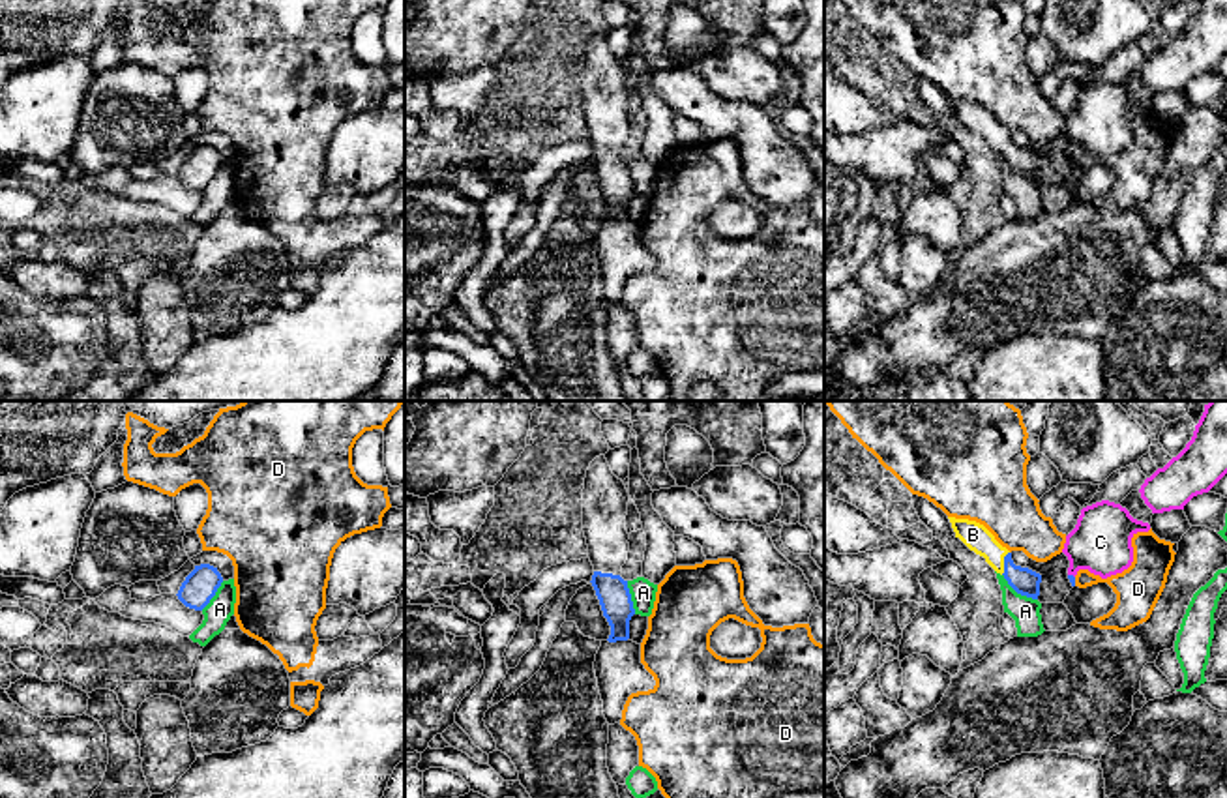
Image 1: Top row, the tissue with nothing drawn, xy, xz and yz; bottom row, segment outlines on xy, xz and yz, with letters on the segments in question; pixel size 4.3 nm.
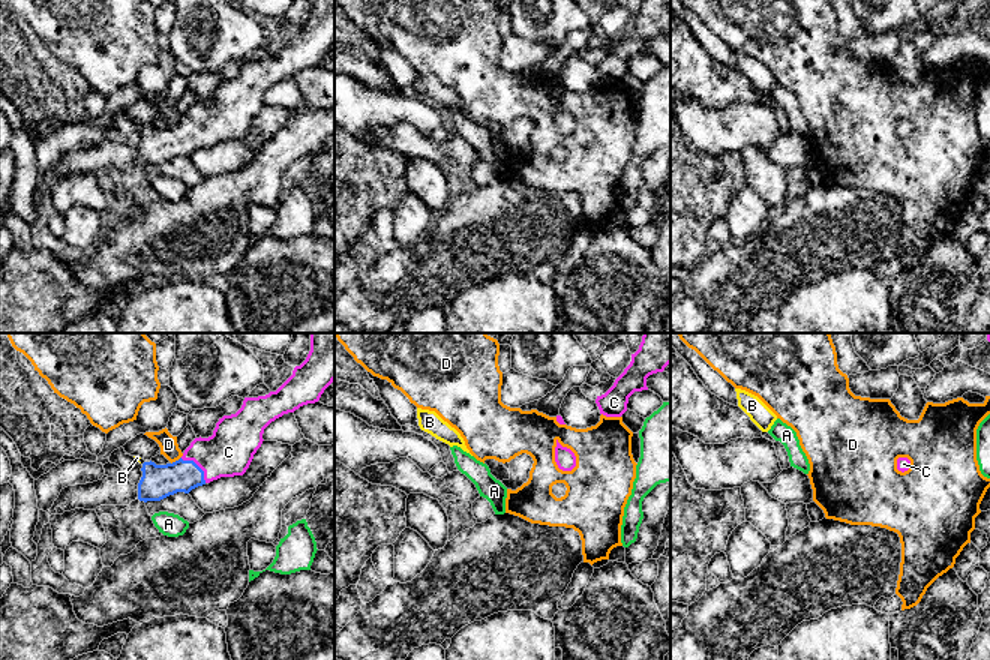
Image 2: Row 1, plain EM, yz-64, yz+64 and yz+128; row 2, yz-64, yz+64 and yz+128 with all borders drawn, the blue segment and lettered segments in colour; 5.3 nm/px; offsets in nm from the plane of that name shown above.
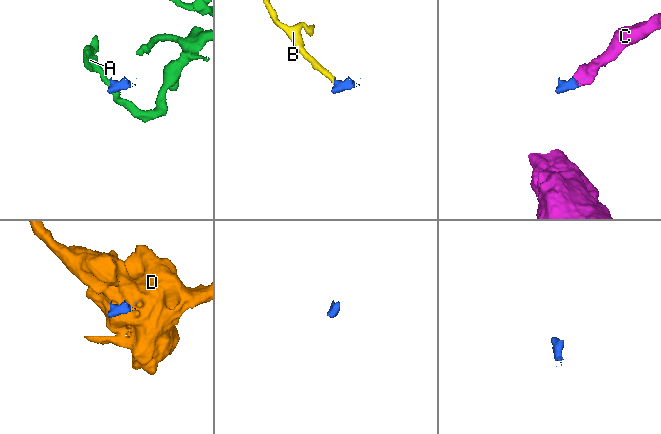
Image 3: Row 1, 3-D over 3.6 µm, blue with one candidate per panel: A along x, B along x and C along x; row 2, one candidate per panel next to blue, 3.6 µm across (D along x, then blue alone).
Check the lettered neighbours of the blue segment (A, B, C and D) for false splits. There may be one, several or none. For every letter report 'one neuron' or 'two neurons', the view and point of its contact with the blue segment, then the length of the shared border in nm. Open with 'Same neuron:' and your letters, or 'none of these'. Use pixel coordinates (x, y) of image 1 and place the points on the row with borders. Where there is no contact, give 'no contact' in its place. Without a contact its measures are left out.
Same neuron: B, C
A: two neurons; meets blue in yz at (1018, 592); contact 190 nm long
B: one neuron; meets blue in yz at (1005, 562); contact 110 nm long
C: one neuron; meets blue in yz at (1072, 576); contact 40 nm long
D: two neurons; meets blue in yz at (1074, 581); contact 40 nm long

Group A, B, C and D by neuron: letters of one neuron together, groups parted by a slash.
A / B C / D

